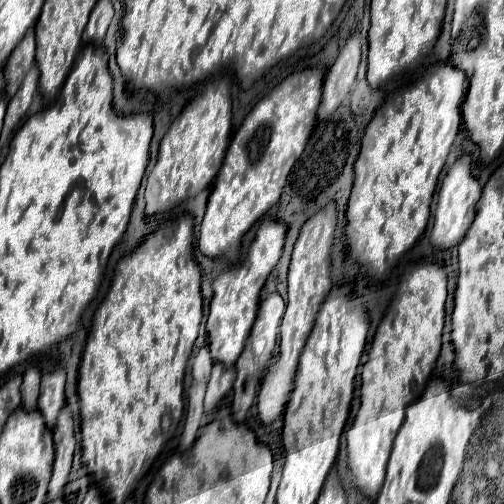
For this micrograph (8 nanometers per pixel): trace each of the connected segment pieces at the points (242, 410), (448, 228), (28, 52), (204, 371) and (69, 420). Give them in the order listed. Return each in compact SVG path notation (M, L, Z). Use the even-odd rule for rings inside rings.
M271 293L267 299L263 299L259 303L257 321L255 321L255 325L253 325L249 337L247 337L247 345L245 345L241 357L235 363L237 379L235 379L235 385L233 385L233 407L231 407L235 423L243 423L247 411L251 409L251 405L257 399L257 393L259 393L257 389L261 387L261 381L263 381L263 377L267 373L267 367L273 361L273 351L275 351L275 343L277 343L277 331L279 331L283 313L285 313L285 301L281 299L279 293Z
M461 155L453 167L447 171L447 177L443 179L439 193L437 193L437 209L435 209L435 225L431 231L431 243L439 249L451 249L453 245L457 245L469 225L475 219L475 205L481 197L481 185L477 183L475 177L471 177L471 157L469 155Z
M29 29L23 37L23 41L13 49L7 67L5 67L5 77L7 77L7 95L15 95L15 91L19 89L23 77L27 75L27 71L31 69L35 61L35 33L33 29Z
M209 345L201 347L201 351L197 353L197 357L193 359L193 367L191 367L191 373L197 381L201 379L209 379L209 373L211 373L211 367L213 367L213 359L209 355Z
M67 405L59 413L59 423L55 425L53 431L53 441L55 441L55 463L53 463L53 477L49 483L49 497L63 493L73 461L75 433L73 433L73 417Z

